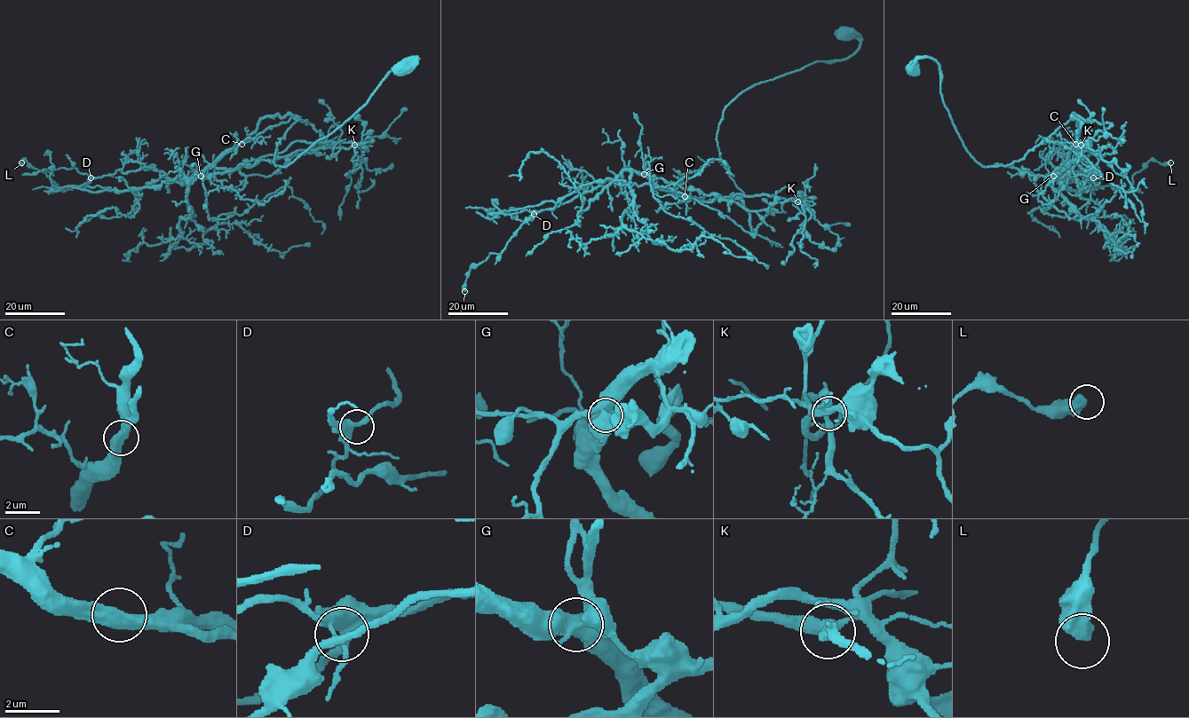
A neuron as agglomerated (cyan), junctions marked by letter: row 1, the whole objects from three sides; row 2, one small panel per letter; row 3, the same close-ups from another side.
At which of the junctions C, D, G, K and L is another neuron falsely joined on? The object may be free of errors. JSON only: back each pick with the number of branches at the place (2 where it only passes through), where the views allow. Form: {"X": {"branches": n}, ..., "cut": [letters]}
{"cut": []}

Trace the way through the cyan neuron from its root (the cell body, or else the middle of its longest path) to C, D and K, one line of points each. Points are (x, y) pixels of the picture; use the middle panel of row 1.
C: (845, 34), (860, 42), (852, 55), (754, 84), (725, 107), (717, 146), (742, 196), (684, 197)
D: (845, 34), (860, 42), (852, 55), (725, 107), (717, 146), (741, 197), (684, 198), (624, 169), (534, 214)
K: (845, 34), (860, 42), (852, 55), (753, 84), (718, 126), (720, 161), (753, 232), (772, 205), (797, 201)

